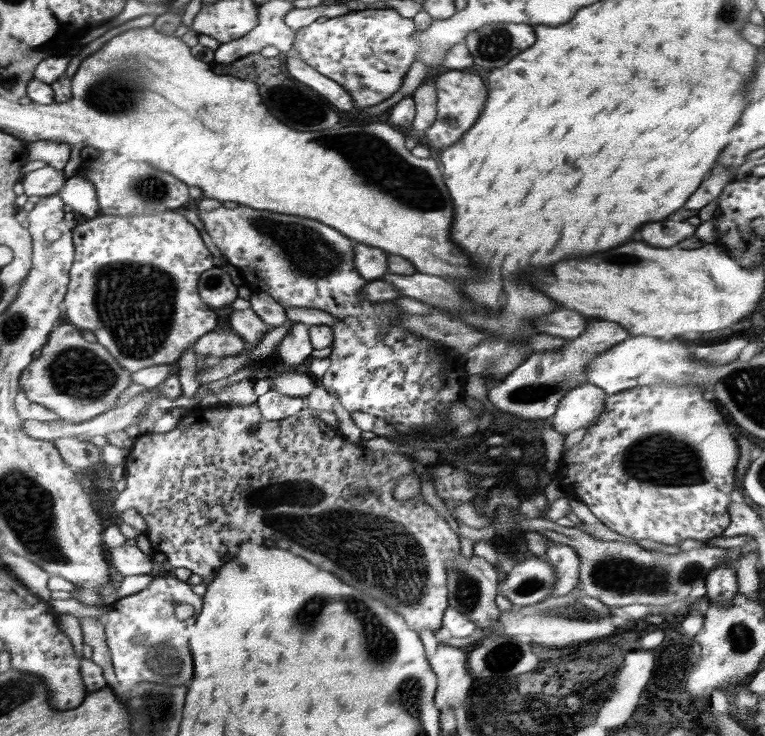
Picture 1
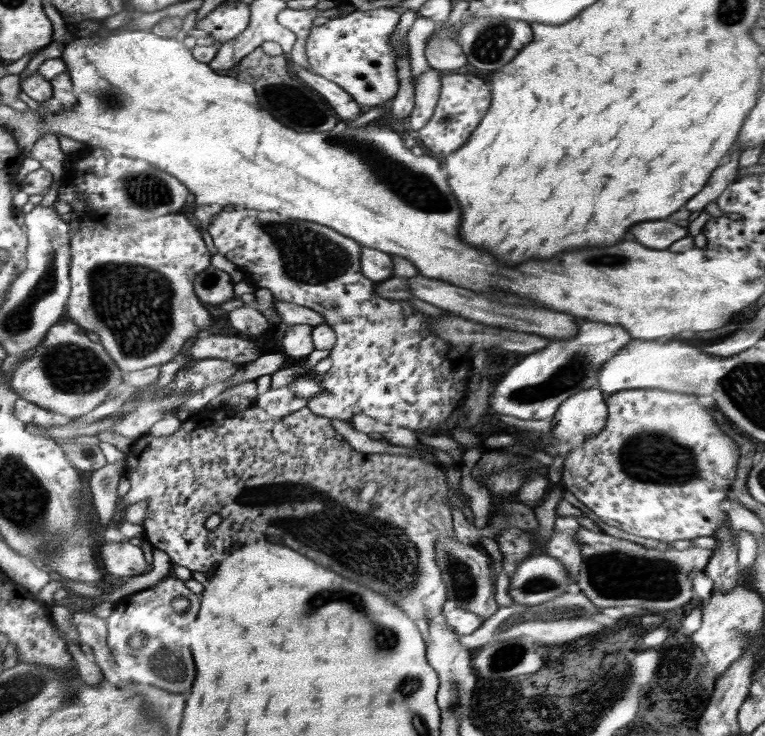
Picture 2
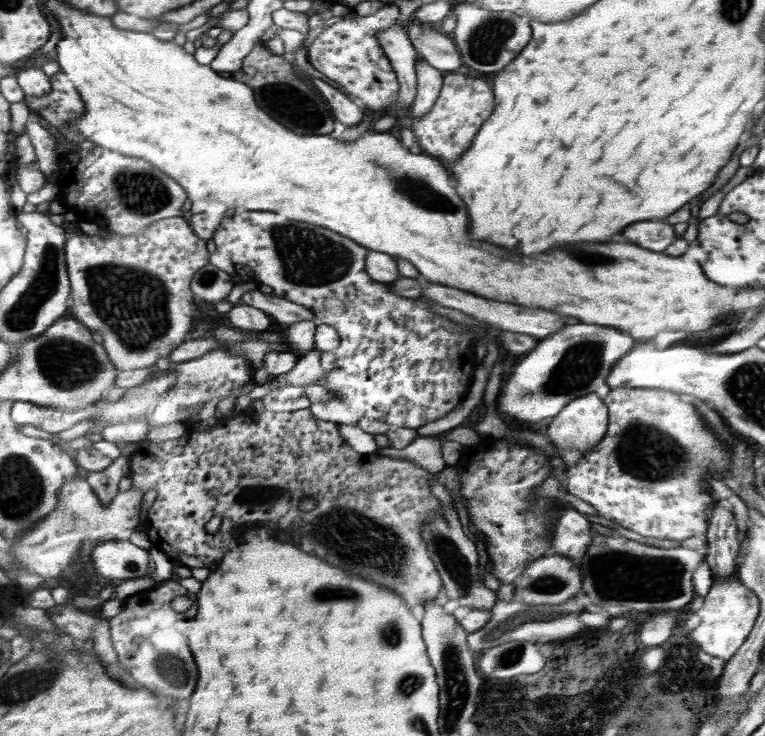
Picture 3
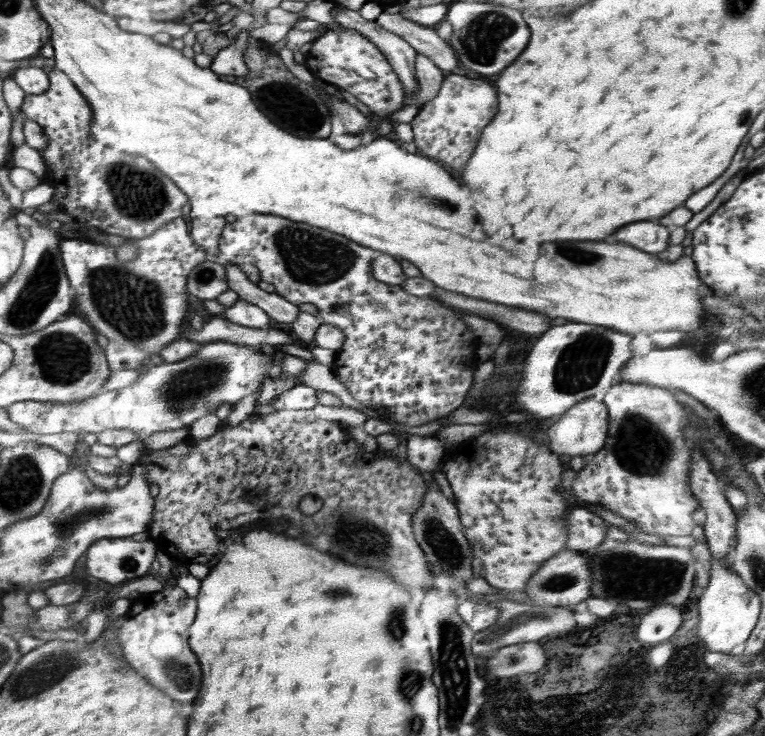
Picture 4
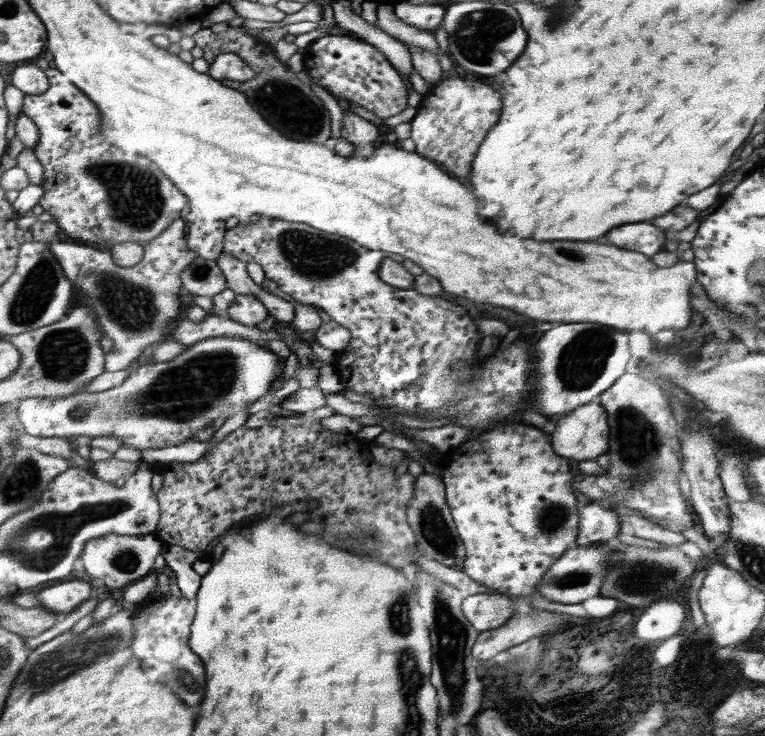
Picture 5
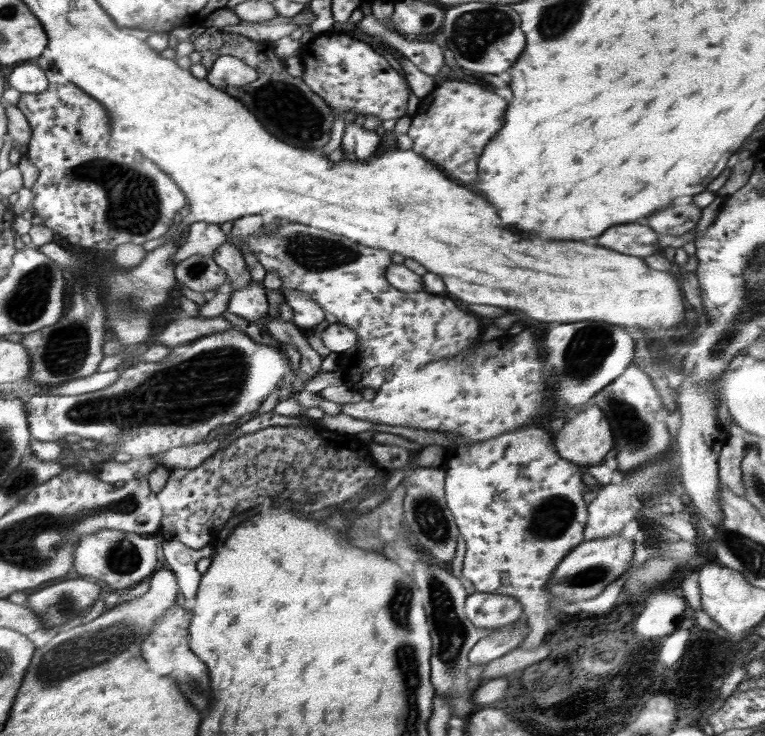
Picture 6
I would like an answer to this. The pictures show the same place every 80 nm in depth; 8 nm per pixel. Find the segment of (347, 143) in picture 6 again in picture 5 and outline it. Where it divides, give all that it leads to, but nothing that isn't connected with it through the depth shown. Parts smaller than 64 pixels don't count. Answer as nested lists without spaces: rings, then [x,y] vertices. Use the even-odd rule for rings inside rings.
[[[344,111],[343,115],[343,126],[340,134],[355,146],[354,152],[365,152],[382,139],[383,135],[371,121],[362,119],[352,111]]]

